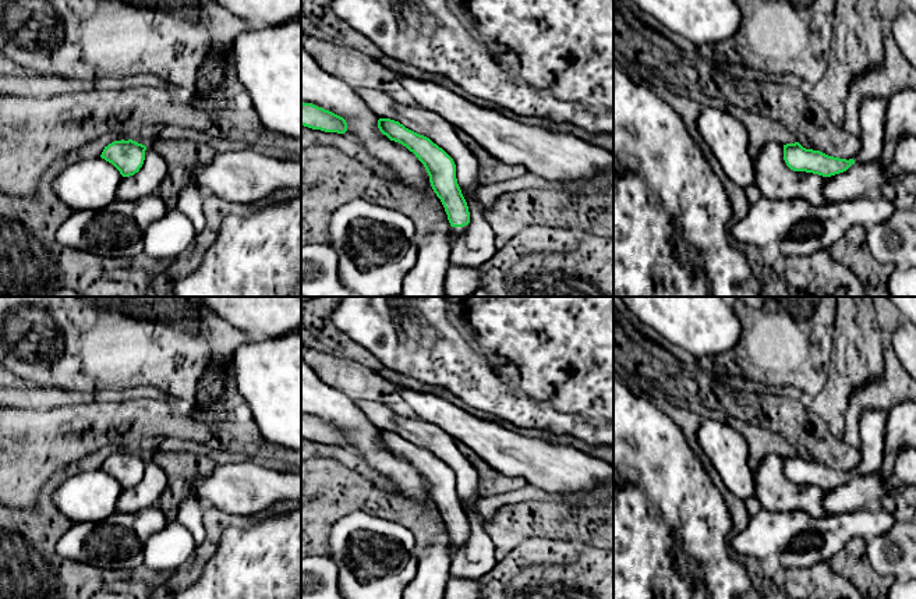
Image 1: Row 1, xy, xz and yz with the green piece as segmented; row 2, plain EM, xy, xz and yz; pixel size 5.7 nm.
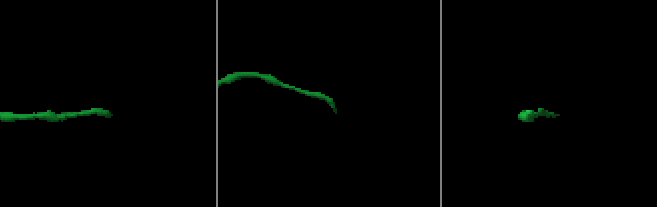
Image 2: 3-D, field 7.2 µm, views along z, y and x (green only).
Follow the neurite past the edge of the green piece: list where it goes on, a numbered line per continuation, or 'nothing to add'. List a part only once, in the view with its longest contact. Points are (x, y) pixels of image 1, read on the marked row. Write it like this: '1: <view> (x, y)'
1: xz (456, 231)

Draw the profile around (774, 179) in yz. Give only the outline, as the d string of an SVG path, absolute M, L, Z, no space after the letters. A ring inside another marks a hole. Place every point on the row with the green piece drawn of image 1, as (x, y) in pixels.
M768 142L753 157L754 185L771 201L802 198L813 205L831 203L823 195L825 177L791 170L784 160L784 145Z

